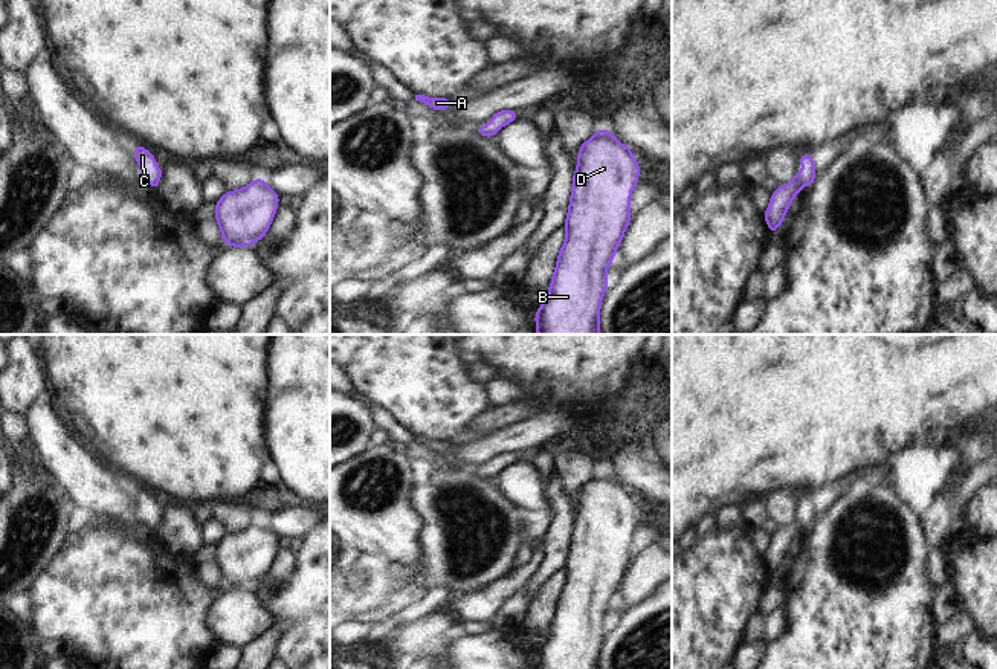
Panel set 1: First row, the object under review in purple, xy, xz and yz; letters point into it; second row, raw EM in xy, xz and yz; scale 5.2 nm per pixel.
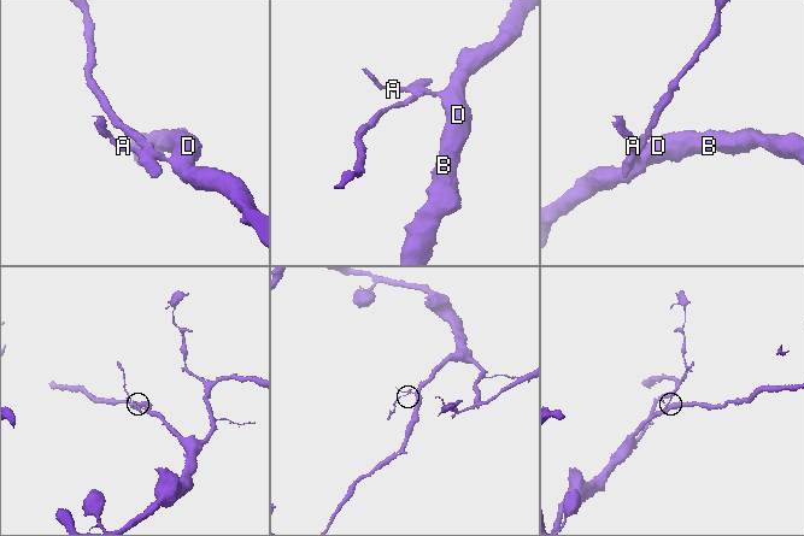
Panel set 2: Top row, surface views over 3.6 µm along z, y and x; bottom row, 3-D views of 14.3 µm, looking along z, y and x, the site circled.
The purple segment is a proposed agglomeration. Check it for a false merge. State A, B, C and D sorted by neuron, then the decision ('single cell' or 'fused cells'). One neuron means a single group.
A B C D; single cell

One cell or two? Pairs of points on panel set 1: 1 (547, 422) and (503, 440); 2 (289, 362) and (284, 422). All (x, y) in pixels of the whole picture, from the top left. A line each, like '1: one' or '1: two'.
1: one
2: one

